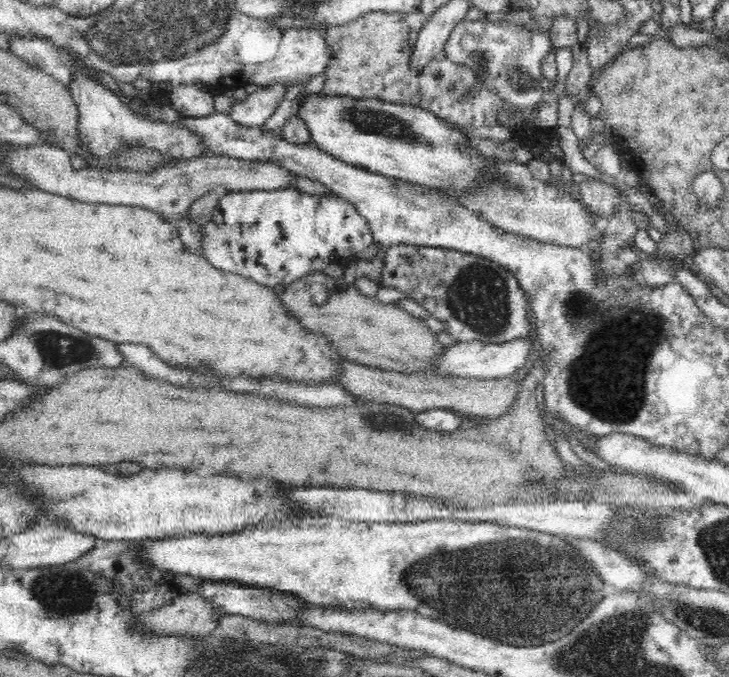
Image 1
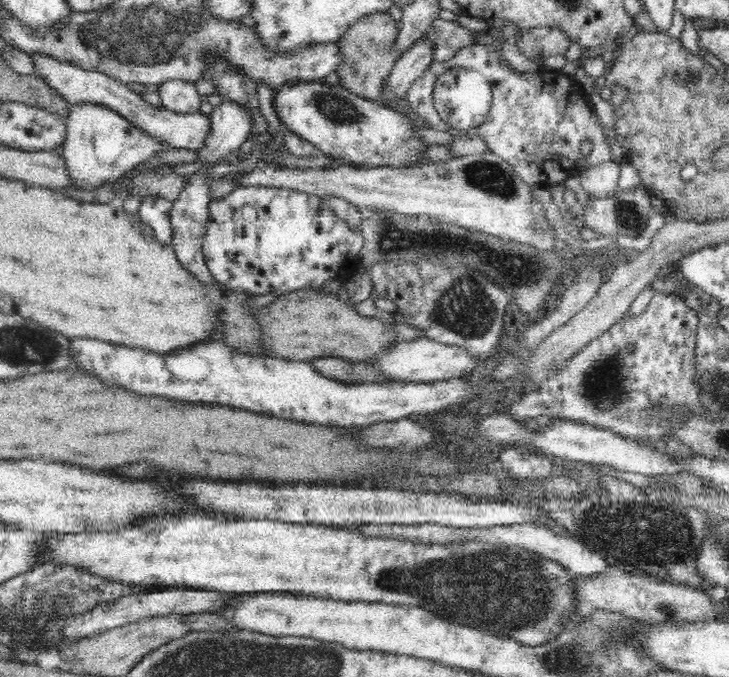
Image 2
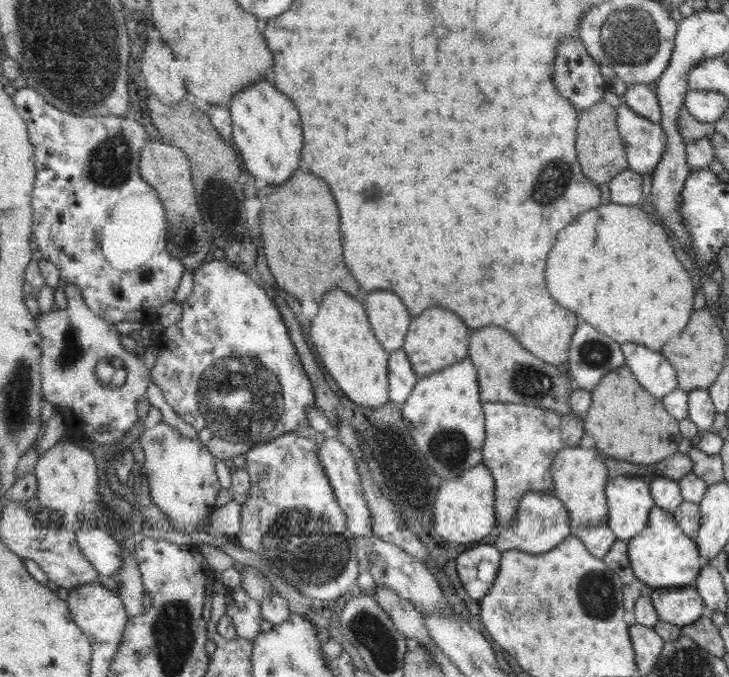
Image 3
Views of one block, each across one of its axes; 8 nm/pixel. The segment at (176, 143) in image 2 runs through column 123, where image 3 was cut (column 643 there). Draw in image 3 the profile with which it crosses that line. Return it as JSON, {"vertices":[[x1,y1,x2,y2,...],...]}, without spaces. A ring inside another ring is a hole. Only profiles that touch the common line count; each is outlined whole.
{"vertices":[[647,83,629,84,622,100,640,117,660,123,662,116,660,103,656,97,656,91,648,87]]}

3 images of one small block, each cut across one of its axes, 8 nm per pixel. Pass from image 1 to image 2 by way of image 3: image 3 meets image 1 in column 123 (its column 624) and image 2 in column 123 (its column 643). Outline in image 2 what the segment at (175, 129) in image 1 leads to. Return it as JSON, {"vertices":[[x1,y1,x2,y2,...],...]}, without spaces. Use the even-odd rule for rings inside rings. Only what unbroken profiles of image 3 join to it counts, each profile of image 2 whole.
{"vertices":[[96,103,69,105,66,123,63,157,72,177,72,186,76,189,94,190,108,181,117,180,138,164,148,162,158,152,171,148,134,126,128,119,122,118,116,111,110,110,110,107]]}

